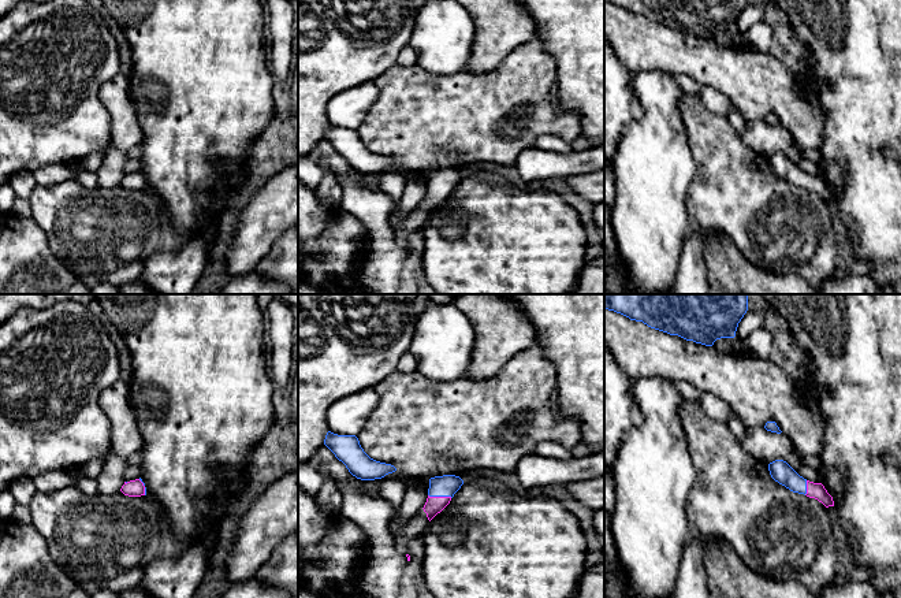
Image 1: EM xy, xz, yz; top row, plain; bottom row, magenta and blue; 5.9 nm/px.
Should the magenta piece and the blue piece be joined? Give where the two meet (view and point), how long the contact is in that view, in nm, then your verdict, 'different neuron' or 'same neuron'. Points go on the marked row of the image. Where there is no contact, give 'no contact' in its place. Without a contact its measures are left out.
meets magenta in xz at (440, 497); contact 140 nm long; same neuron

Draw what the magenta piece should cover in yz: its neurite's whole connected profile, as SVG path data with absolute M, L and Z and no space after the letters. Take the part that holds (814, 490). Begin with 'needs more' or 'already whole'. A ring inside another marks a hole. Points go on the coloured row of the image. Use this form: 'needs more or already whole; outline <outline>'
needs more; outline M775 460L768 464L771 478L793 493L815 498L826 508L834 506L833 497L822 483L813 483L800 476L786 461Z

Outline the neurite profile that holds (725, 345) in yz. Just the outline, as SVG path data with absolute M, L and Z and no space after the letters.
M721 338L714 342L712 348L721 353L733 353L737 350L737 342L734 338Z

